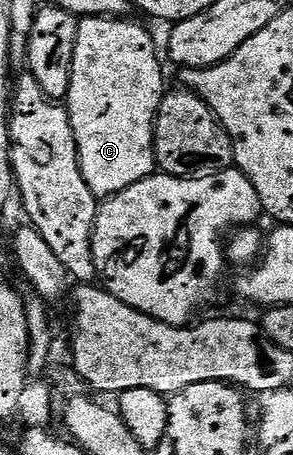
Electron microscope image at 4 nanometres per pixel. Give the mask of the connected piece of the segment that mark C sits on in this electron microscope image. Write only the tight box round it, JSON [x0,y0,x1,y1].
[65,19,165,197]

